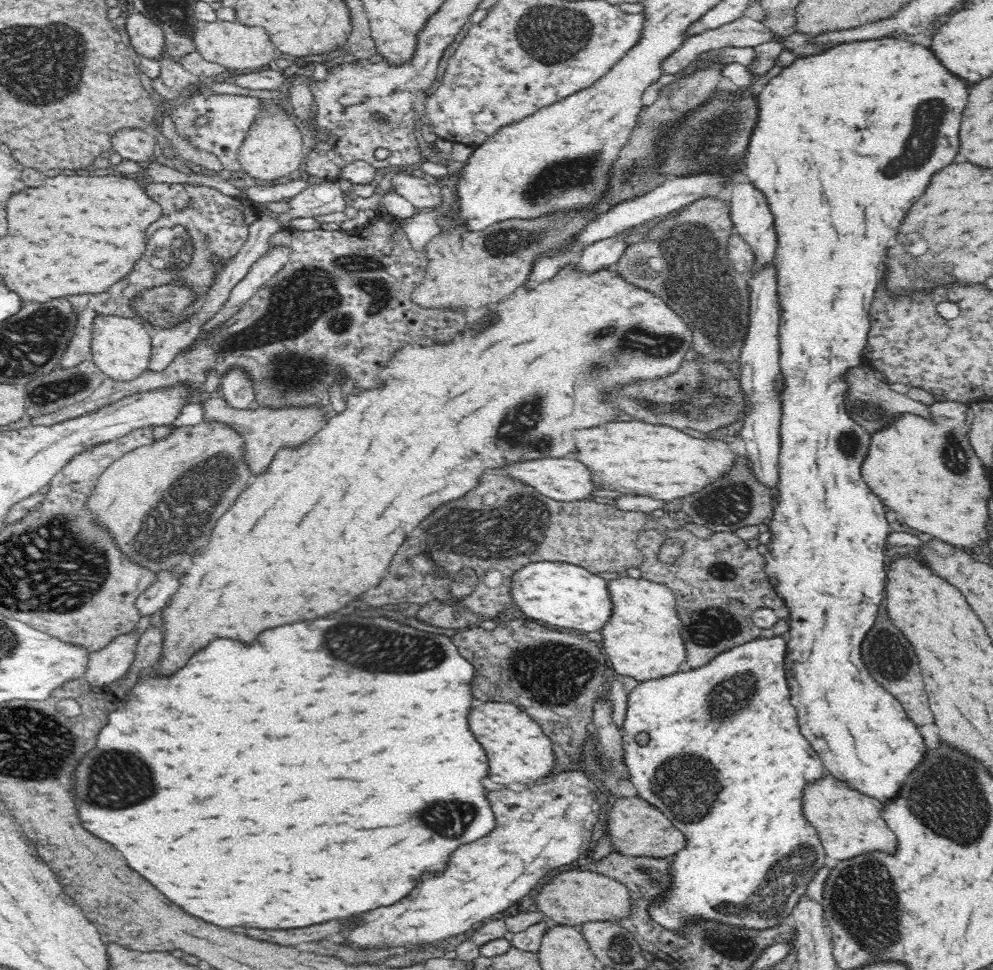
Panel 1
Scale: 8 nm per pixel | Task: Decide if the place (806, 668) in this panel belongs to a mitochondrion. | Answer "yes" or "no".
no

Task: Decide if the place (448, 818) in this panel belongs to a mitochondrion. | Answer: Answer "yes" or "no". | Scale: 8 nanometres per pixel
yes

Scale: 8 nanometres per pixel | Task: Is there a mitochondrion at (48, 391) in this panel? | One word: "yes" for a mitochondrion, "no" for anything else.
yes

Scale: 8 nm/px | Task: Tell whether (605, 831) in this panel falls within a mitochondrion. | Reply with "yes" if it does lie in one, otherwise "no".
no

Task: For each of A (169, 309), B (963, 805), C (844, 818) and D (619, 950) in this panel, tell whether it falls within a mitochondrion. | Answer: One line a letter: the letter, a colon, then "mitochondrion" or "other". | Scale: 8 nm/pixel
A: mitochondrion
B: mitochondrion
C: other
D: mitochondrion

